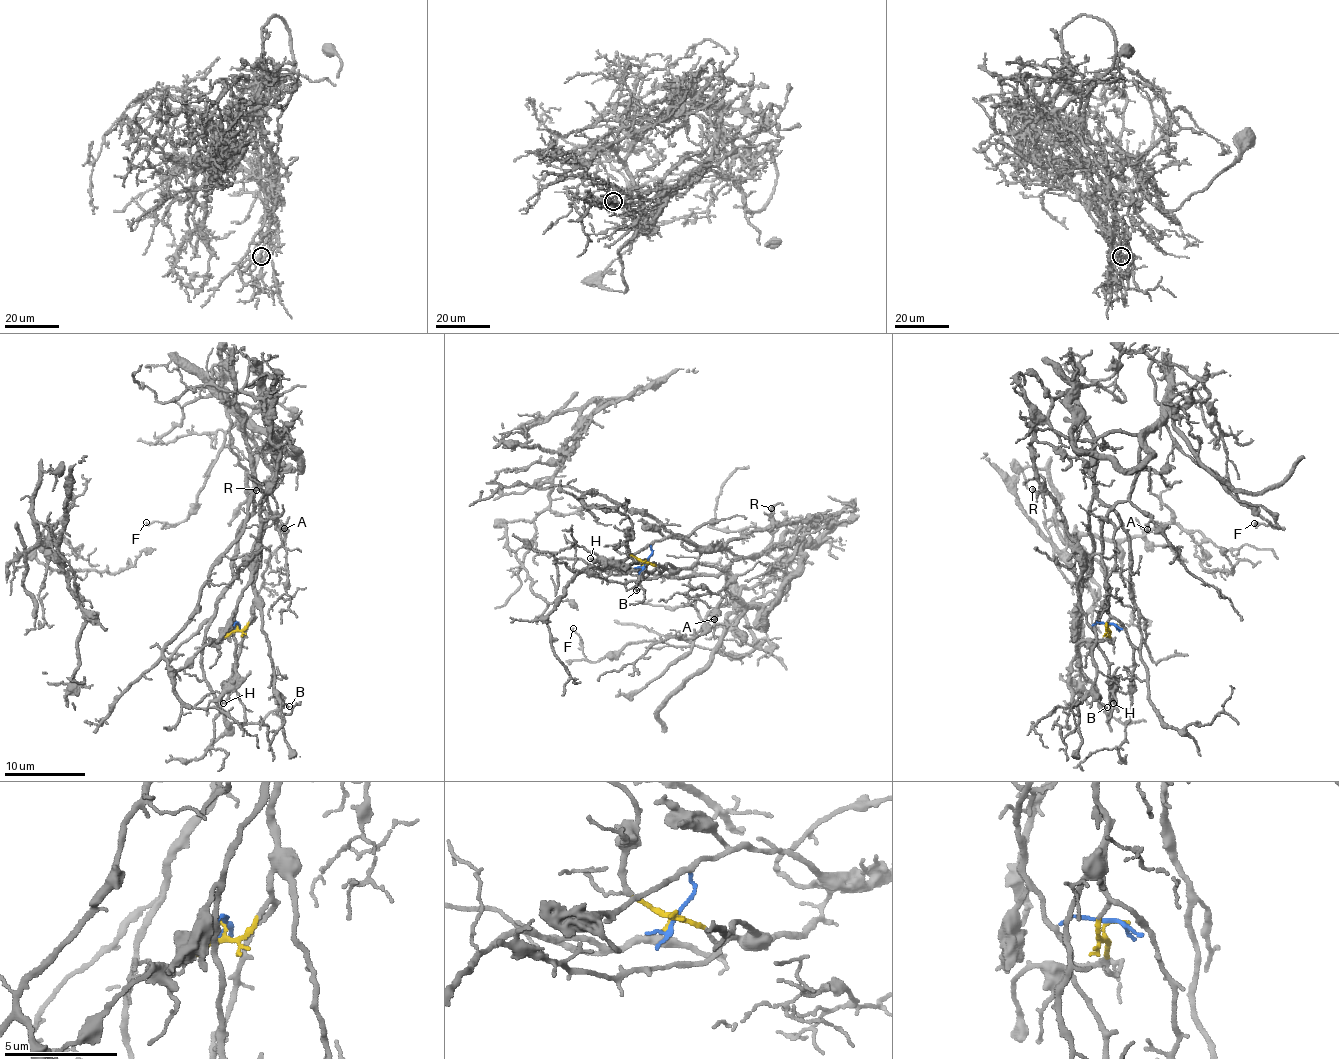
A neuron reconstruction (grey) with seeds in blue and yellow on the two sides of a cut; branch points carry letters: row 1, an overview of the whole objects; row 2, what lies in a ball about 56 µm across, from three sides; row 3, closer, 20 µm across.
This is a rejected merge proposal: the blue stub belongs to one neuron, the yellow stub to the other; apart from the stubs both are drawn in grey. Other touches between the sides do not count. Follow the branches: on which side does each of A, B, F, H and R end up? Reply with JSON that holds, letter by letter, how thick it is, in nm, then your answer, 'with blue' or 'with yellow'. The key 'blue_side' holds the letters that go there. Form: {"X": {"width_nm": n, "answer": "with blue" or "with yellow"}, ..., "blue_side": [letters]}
{"A": {"width_nm": 150, "answer": "with yellow"}, "B": {"width_nm": 100, "answer": "with yellow"}, "F": {"width_nm": 110, "answer": "with yellow"}, "H": {"width_nm": 240, "answer": "with blue"}, "R": {"width_nm": 140, "answer": "with blue"}, "blue_side": ["H", "R"]}

